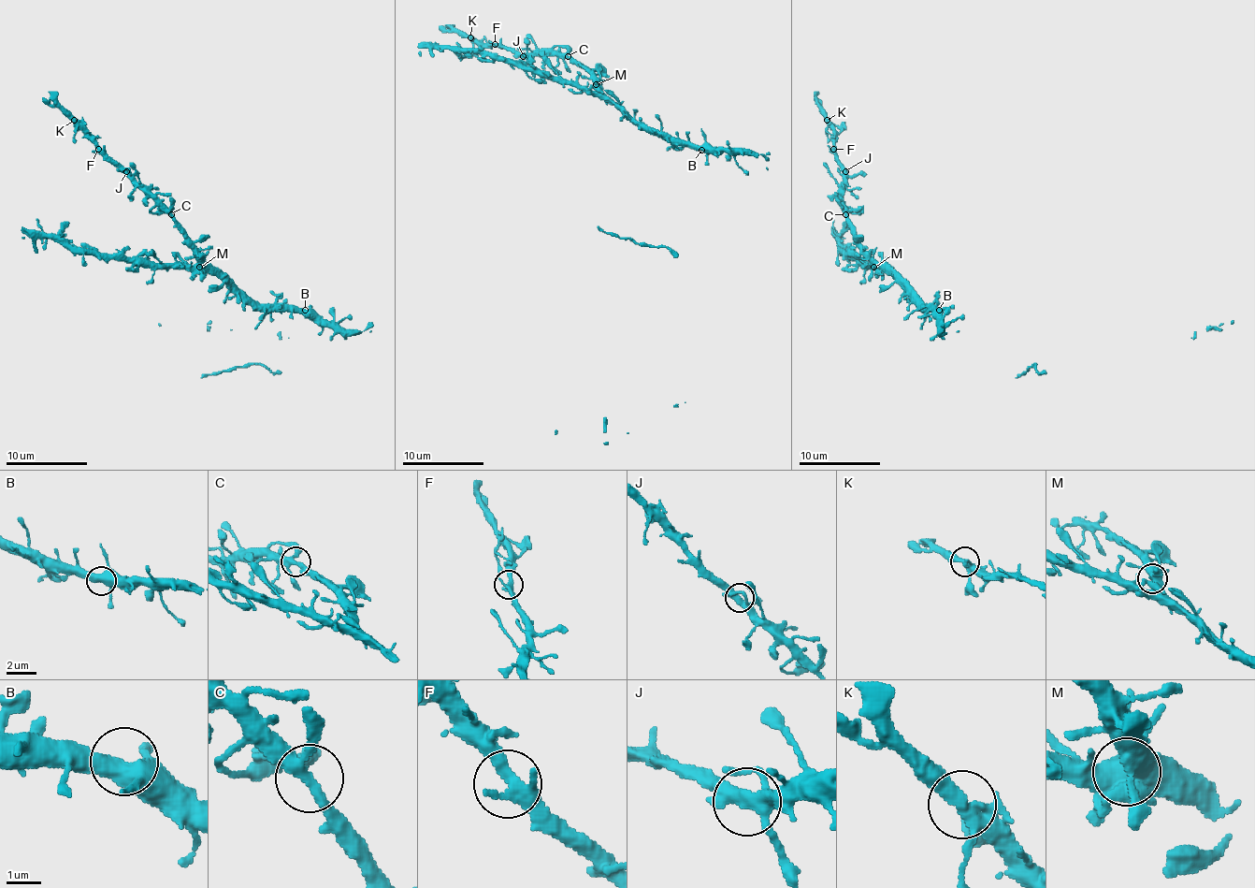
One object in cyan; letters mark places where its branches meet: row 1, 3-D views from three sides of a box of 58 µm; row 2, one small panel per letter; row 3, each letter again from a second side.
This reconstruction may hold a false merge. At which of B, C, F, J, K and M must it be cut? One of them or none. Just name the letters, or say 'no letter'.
no letter

